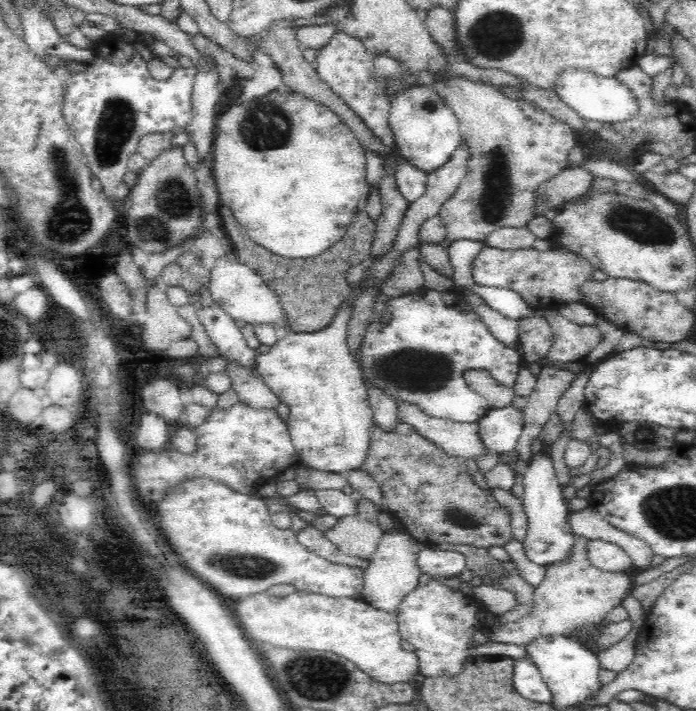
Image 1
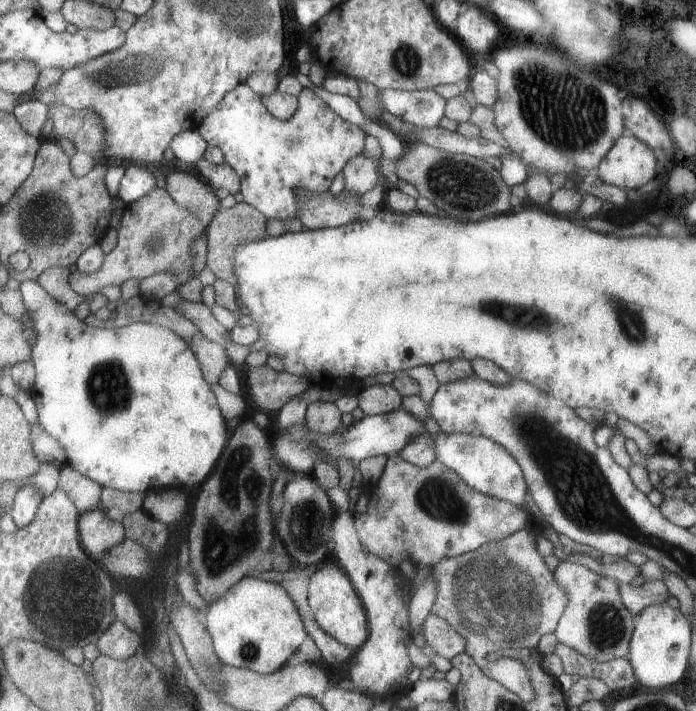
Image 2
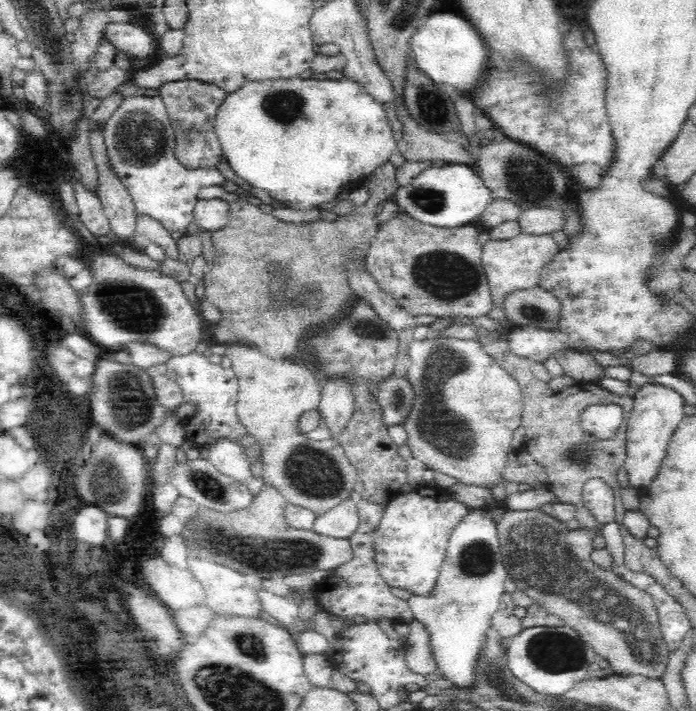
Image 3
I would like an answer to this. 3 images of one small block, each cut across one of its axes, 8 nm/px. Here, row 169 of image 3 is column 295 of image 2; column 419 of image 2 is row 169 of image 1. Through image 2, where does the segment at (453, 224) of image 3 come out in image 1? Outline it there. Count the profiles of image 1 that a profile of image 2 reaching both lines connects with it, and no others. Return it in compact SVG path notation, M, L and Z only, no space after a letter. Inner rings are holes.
M416 86L406 94L400 94L390 108L390 128L396 138L396 146L406 162L414 164L426 176L434 170L440 170L444 164L450 162L454 152L458 150L460 142L460 124L456 116L446 108L444 100L438 98L428 86Z

